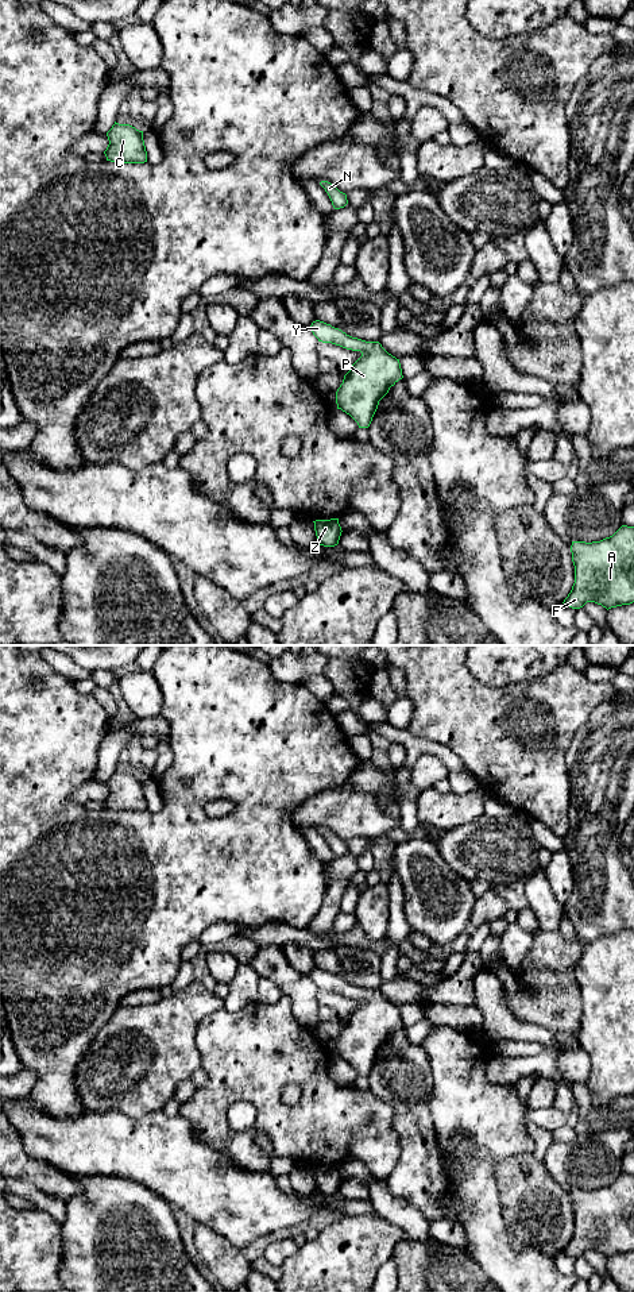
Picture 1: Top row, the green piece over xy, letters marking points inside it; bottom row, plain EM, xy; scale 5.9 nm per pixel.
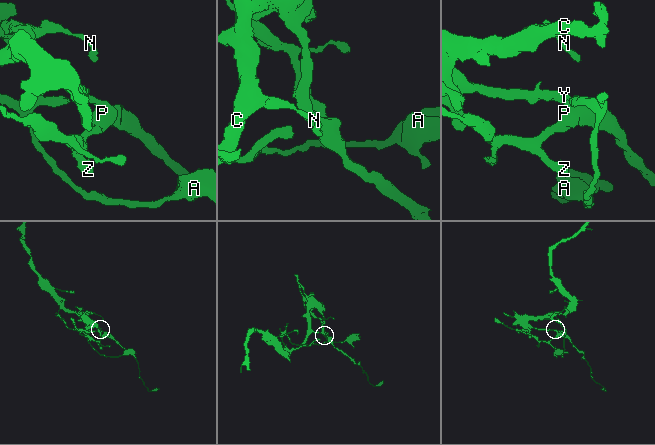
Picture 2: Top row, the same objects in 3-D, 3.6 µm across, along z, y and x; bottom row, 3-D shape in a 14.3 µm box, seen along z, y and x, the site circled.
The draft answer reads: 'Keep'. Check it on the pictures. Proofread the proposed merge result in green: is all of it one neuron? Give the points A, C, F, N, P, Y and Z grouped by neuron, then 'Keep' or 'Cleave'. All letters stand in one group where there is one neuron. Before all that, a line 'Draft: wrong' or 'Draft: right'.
Draft: right
Groups: A C F N P Y Z. Keep

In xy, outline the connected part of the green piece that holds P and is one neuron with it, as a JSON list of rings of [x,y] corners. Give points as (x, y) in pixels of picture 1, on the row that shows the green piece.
[[[320,320],[313,321],[309,329],[318,342],[362,352],[344,375],[336,392],[336,404],[337,409],[349,414],[359,428],[368,428],[379,401],[403,378],[399,359],[388,354],[379,342],[352,338]]]

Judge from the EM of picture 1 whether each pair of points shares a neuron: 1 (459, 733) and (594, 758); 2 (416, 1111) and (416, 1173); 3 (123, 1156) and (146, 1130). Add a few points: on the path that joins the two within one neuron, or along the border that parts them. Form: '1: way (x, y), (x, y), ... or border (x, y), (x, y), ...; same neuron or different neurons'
1: border (583, 725), (575, 733), (567, 751), (569, 783); different neurons
2: way (416, 1126), (416, 1159); same neuron
3: way (130, 1149), (142, 1137); same neuron

